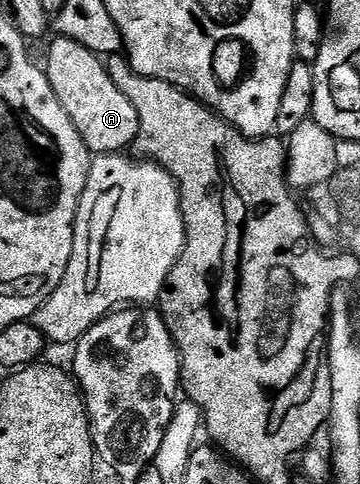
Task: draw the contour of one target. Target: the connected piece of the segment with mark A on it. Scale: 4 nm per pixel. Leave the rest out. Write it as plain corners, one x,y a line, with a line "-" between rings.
53,37
48,46
48,59
42,69
48,75
50,88
58,98
58,104
70,118
70,124
82,138
89,154
103,156
127,151
138,136
138,112
108,74
108,67
101,55
90,52
82,44
69,38

